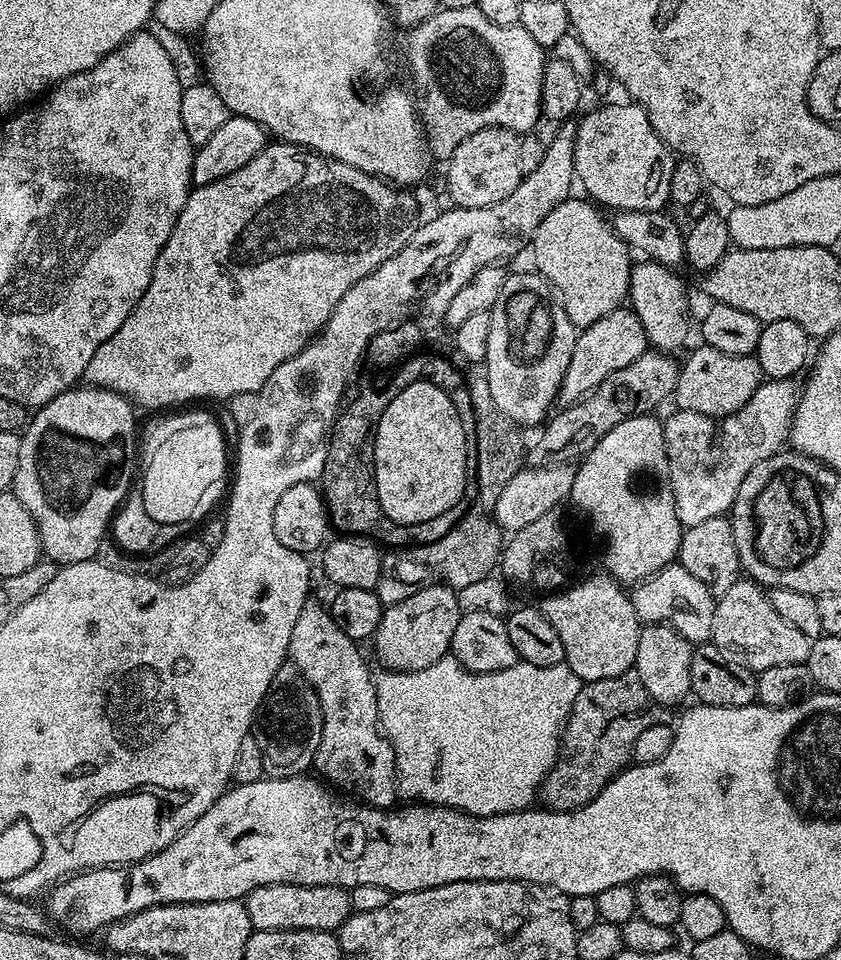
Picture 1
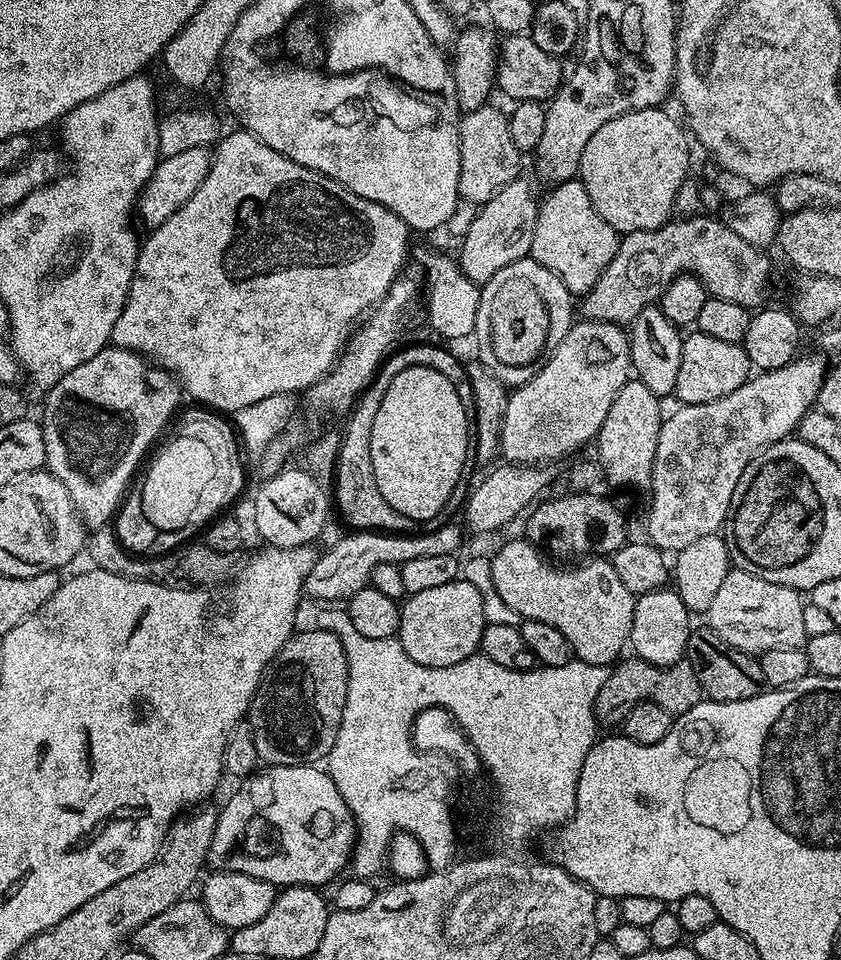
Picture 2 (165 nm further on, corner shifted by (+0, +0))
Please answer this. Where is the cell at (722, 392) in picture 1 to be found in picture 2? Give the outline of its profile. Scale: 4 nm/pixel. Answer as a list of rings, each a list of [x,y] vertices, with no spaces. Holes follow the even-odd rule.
[[[699,330],[693,333],[693,336],[688,334],[683,337],[675,399],[680,399],[681,405],[718,402],[718,398],[726,398],[726,394],[738,390],[738,386],[748,381],[748,377],[754,372],[752,363],[743,343],[722,342]]]

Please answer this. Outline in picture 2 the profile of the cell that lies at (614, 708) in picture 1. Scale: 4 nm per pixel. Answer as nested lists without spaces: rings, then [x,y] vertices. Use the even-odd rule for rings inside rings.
[[[628,654],[611,669],[606,686],[602,686],[598,694],[596,719],[601,725],[619,725],[626,718],[626,714],[630,714],[630,710],[634,710],[634,706],[639,704],[657,704],[675,718],[700,703],[703,696],[698,674],[694,674],[694,666],[690,666],[687,659],[663,668],[646,662],[641,656]]]

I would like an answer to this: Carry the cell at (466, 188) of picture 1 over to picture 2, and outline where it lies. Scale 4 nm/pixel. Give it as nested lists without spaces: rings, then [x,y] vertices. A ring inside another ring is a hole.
[[[486,102],[480,108],[461,115],[458,186],[463,199],[479,206],[494,198],[502,186],[521,175],[520,160],[522,153],[514,146],[514,138],[510,138],[508,117],[503,111],[500,113]]]

